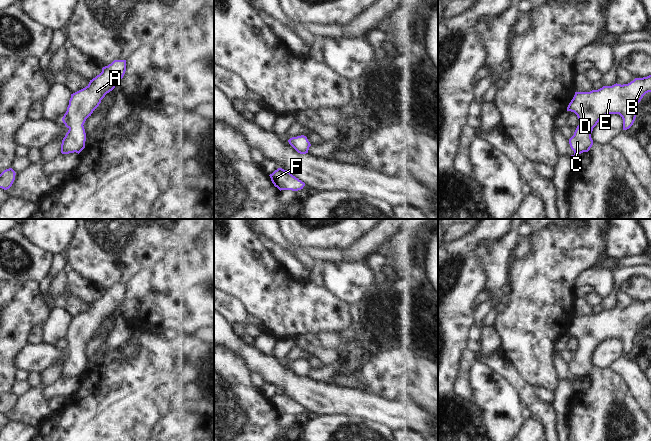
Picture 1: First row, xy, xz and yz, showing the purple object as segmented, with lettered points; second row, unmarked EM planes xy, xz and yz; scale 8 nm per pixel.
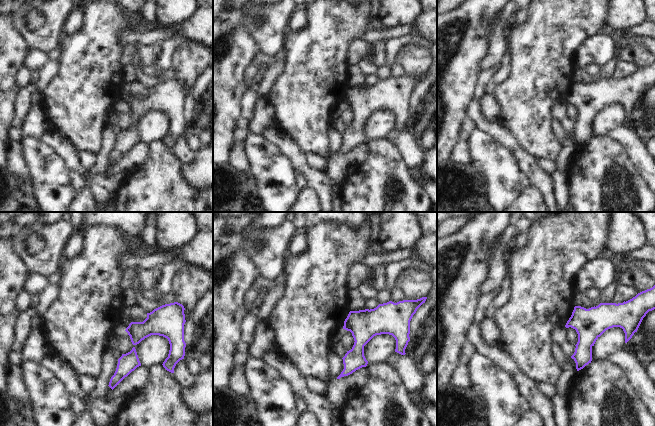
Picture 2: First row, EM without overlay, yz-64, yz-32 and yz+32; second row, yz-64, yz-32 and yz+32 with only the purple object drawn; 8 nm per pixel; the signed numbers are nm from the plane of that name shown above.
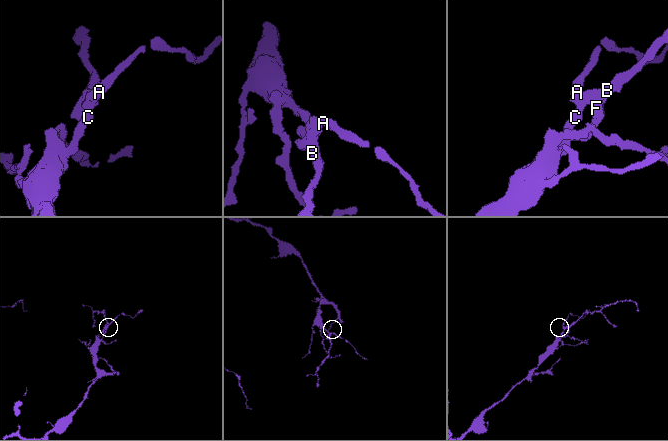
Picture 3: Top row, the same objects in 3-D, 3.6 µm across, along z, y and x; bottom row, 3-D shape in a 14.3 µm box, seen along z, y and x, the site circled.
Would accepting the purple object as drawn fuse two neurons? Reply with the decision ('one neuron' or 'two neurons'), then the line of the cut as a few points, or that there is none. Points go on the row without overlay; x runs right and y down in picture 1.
one neuron; cut none

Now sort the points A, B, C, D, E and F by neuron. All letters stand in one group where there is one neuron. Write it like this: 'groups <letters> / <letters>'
groups A B C D E F

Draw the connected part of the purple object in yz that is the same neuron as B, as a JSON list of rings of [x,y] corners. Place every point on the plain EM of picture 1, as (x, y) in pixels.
[[[651,299],[643,302],[635,302],[628,308],[621,309],[616,307],[612,310],[603,310],[598,314],[592,314],[590,316],[575,316],[573,323],[567,331],[567,335],[574,336],[579,343],[579,349],[577,350],[574,359],[569,363],[570,371],[574,375],[574,378],[571,379],[571,381],[576,378],[588,376],[590,374],[593,369],[593,364],[591,362],[593,352],[602,342],[604,342],[608,338],[619,338],[623,343],[623,354],[629,353],[635,345],[638,327],[648,316],[651,316]]]

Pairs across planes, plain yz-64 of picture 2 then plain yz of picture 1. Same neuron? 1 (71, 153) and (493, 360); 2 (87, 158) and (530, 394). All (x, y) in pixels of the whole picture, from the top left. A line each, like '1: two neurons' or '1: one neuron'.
1: one neuron
2: two neurons

